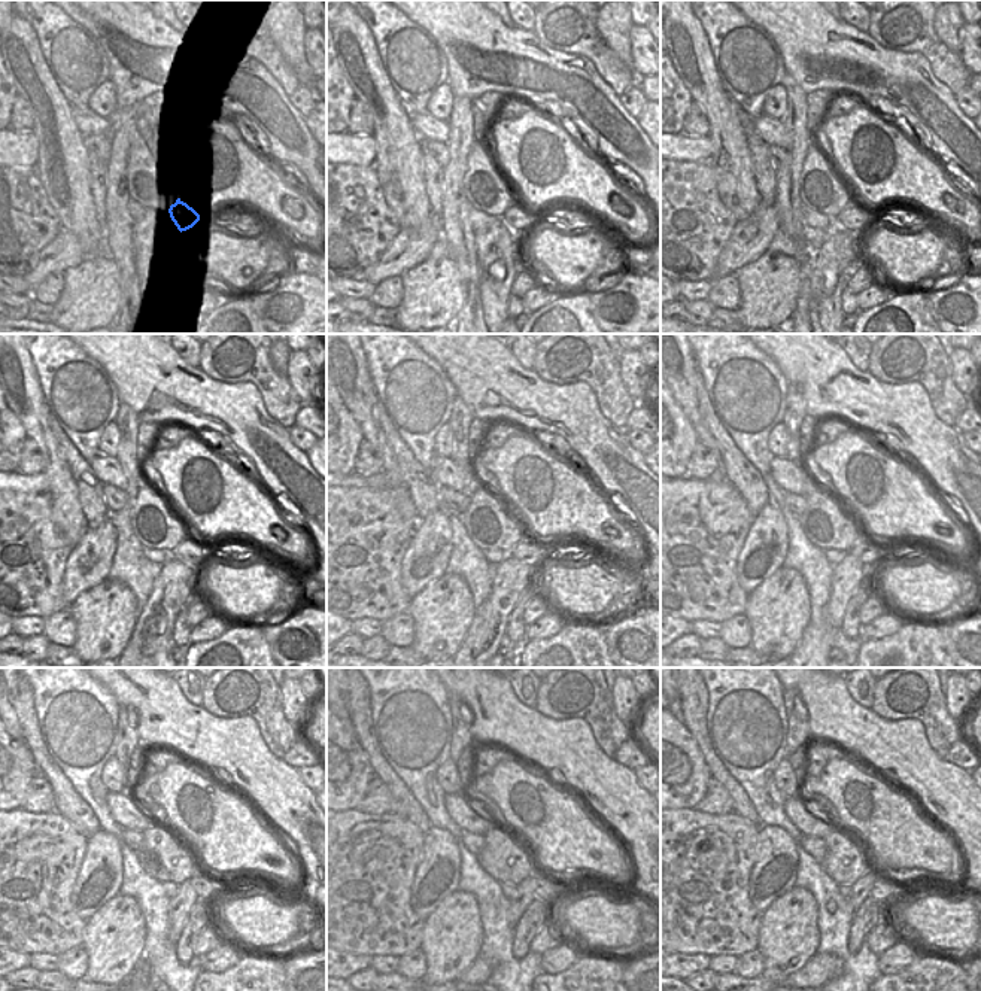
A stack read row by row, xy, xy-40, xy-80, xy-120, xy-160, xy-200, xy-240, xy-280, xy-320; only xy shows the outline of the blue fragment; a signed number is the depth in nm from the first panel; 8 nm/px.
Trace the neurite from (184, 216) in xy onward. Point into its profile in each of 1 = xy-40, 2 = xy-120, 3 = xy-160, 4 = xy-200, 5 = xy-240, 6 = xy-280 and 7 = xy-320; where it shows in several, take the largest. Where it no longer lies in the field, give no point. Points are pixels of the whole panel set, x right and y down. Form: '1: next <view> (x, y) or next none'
1: next xy-40 (516, 216)
2: next xy-120 (190, 552)
3: next xy-160 (531, 553)
4: next xy-200 (866, 552)
5: next xy-240 (206, 887)
6: next xy-280 (546, 888)
7: next xy-320 (884, 890)

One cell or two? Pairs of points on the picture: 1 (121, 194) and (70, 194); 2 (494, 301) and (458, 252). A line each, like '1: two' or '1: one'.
1: two
2: two

